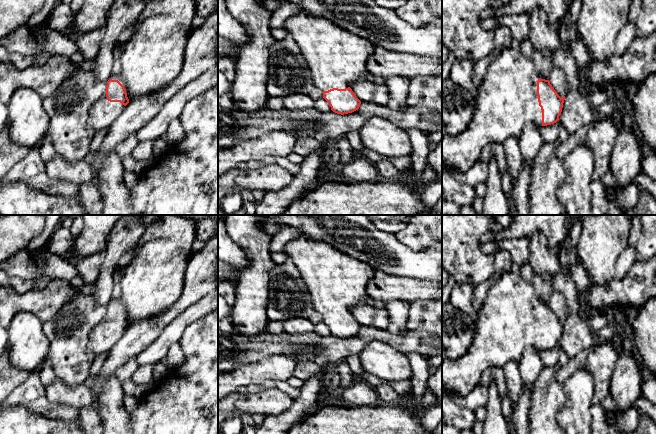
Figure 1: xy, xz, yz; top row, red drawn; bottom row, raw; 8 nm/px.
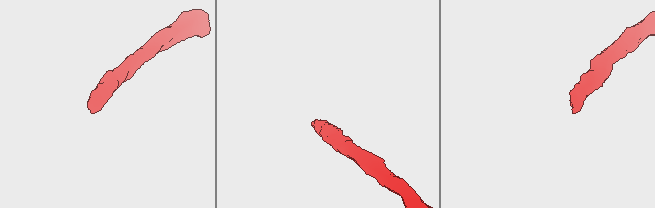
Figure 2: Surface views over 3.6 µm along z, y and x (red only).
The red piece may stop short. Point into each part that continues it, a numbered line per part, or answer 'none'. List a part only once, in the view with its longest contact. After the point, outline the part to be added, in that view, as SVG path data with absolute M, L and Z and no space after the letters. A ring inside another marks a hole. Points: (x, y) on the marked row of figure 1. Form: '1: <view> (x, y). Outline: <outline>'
1: yz (507, 101). Outline: M512 47L503 49L490 63L485 78L480 84L475 99L473 118L468 127L457 136L442 137L442 171L467 171L479 161L483 148L496 143L503 145L508 138L520 139L528 124L542 126L542 110L537 96L536 73L532 58L525 57L521 51Z

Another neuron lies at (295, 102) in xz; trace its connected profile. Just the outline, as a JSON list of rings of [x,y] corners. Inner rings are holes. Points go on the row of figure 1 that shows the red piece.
[[[295,94],[284,97],[283,104],[285,109],[296,111],[313,108],[315,100],[307,95]]]

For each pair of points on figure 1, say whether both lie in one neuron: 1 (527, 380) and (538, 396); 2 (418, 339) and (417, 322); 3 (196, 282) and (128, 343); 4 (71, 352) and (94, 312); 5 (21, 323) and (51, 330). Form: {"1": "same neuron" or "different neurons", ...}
{"1": "different neurons", "2": "different neurons", "3": "same neuron", "4": "same neuron", "5": "different neurons"}

